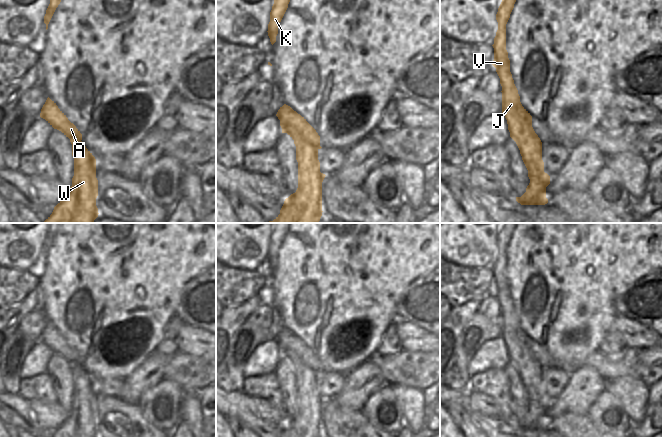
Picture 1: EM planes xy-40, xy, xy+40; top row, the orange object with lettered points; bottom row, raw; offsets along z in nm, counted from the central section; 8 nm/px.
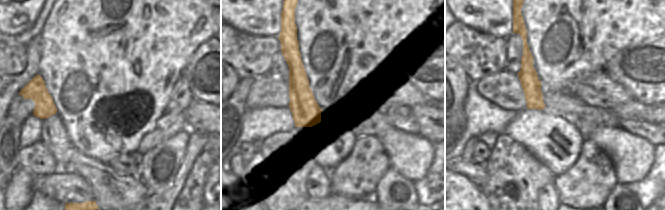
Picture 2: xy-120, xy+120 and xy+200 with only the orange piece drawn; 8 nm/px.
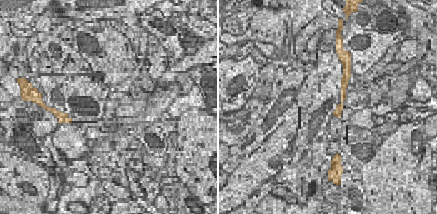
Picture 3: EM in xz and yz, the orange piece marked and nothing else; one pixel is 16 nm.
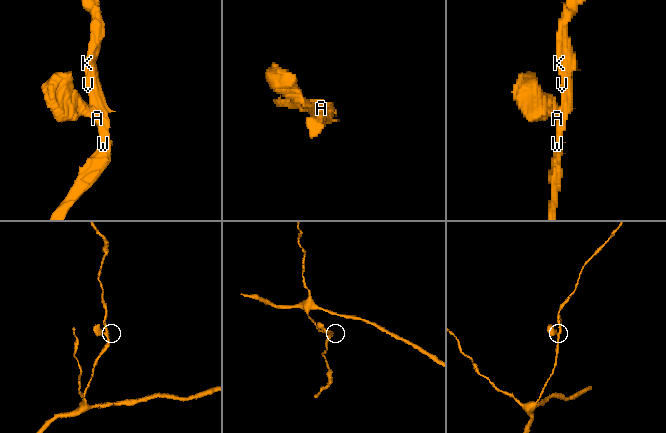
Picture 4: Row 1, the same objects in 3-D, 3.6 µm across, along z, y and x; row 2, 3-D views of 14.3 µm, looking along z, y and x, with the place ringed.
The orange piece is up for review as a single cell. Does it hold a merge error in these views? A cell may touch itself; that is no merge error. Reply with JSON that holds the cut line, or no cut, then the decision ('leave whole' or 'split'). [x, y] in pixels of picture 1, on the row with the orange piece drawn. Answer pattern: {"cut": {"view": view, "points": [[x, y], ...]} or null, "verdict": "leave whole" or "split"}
{"cut": {"view": "xy", "points": [[282, 122], [292, 125], [318, 148]]}, "verdict": "split"}

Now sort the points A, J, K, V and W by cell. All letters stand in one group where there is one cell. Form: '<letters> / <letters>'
A / J K V W

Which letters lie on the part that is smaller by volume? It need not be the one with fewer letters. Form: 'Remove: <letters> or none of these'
Remove: A

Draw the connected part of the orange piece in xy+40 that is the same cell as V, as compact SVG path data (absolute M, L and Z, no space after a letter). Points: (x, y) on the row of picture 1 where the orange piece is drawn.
M502 0L496 20L498 30L494 38L494 60L492 65L500 78L502 86L502 113L508 116L507 124L510 137L516 142L522 160L528 170L530 183L526 192L516 201L521 205L545 205L546 187L550 176L544 172L542 142L532 127L532 116L522 106L518 90L510 72L510 60L506 50L506 24L516 0Z

